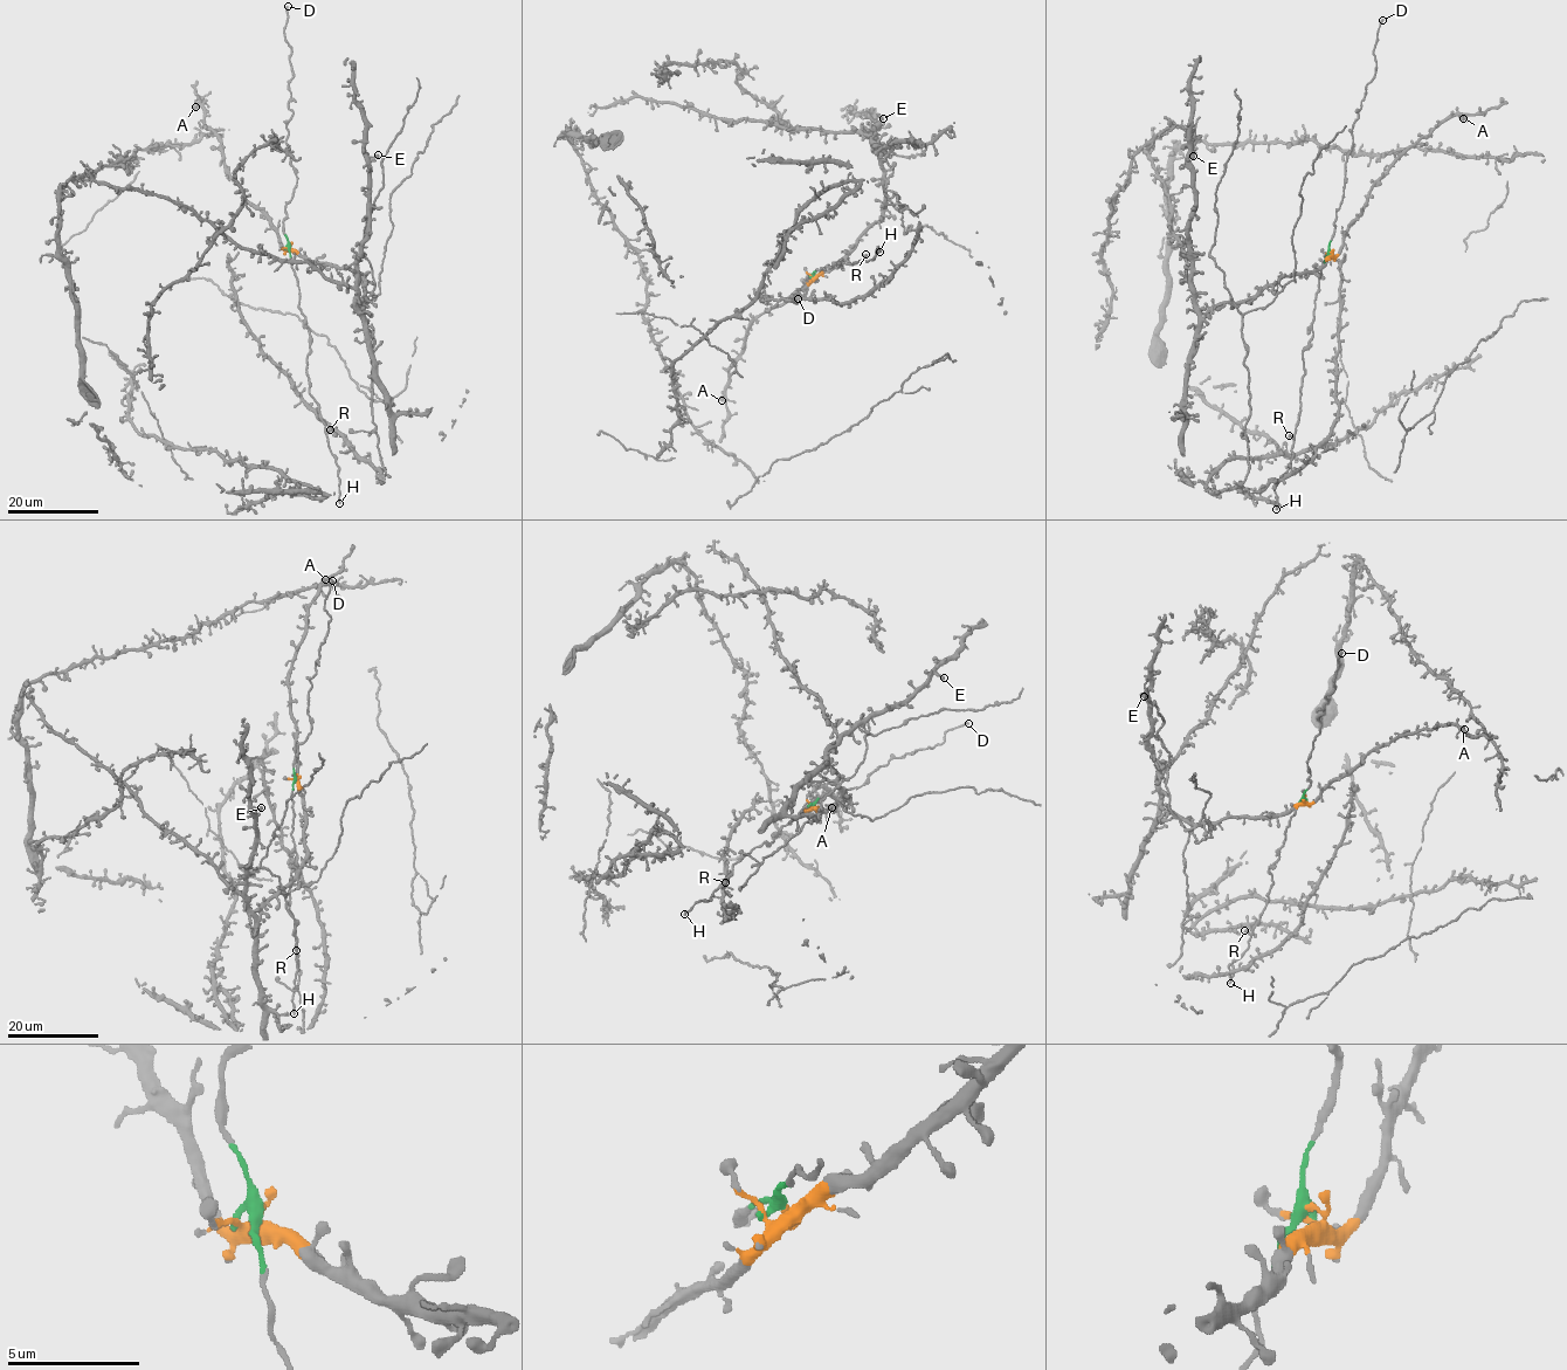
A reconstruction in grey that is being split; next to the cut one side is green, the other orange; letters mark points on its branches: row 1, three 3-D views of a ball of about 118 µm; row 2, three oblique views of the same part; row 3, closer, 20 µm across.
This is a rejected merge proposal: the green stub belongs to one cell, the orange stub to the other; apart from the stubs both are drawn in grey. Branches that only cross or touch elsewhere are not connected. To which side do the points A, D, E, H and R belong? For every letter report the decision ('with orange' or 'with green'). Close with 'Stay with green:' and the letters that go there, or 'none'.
A: with orange
D: with green
E: with orange
H: with green
R: with green
Stay with green: D, H, R

